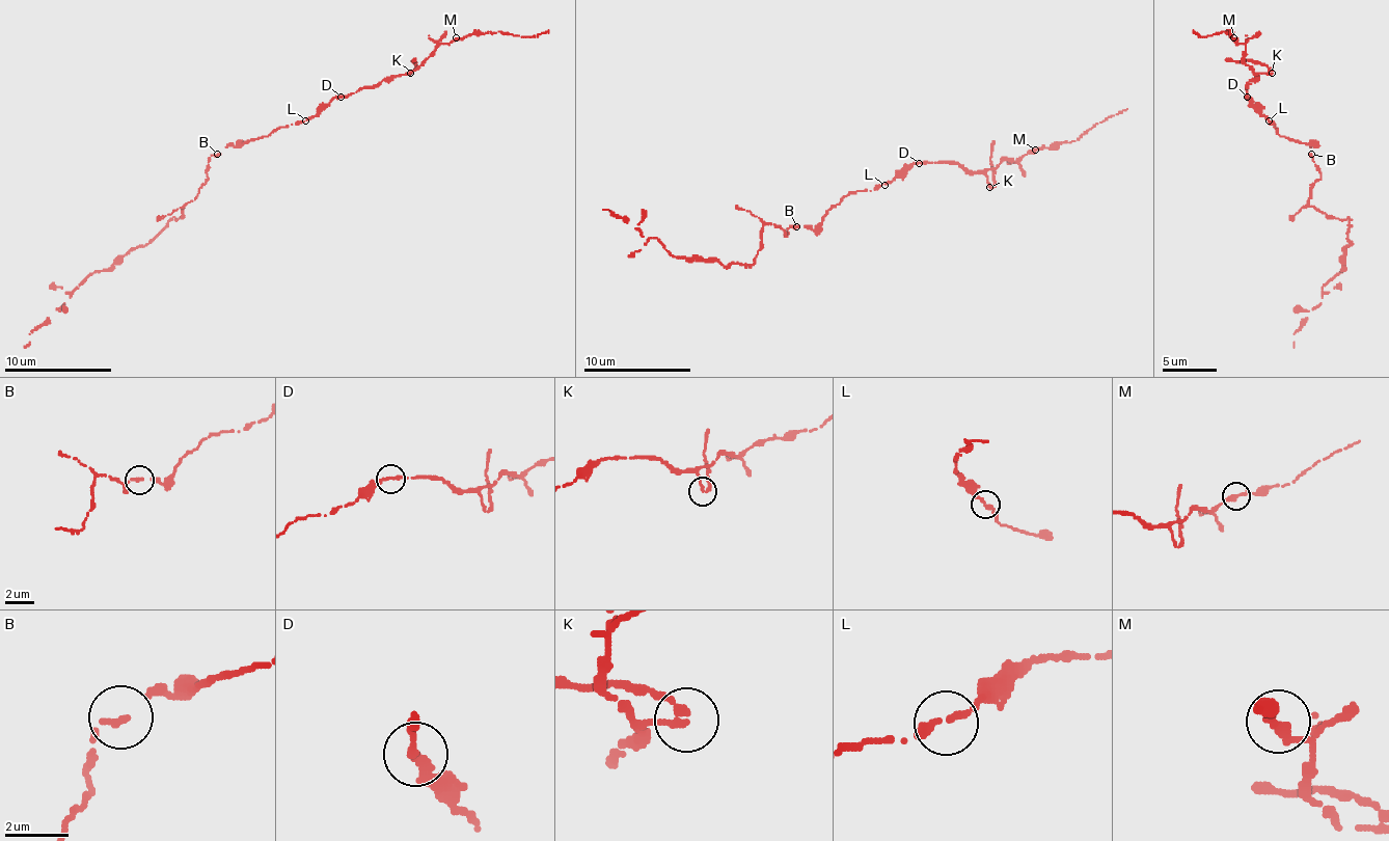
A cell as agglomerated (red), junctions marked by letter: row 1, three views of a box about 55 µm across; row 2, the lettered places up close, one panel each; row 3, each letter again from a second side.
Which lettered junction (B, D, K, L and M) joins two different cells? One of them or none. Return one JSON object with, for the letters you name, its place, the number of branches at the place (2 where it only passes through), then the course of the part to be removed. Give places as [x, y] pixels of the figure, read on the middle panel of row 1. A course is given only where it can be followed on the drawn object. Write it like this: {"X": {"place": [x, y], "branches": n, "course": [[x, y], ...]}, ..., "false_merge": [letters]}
{"false_merge": []}

